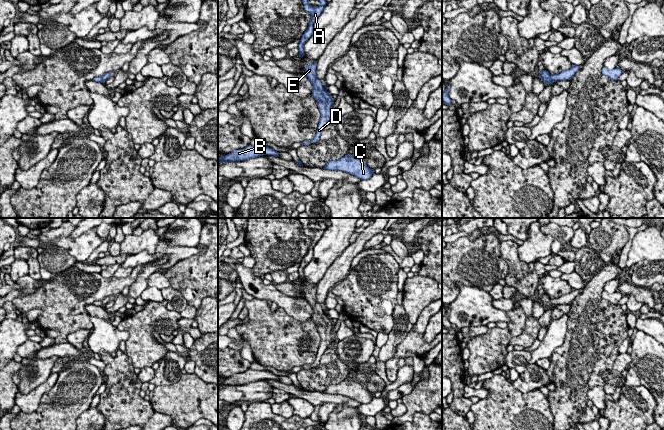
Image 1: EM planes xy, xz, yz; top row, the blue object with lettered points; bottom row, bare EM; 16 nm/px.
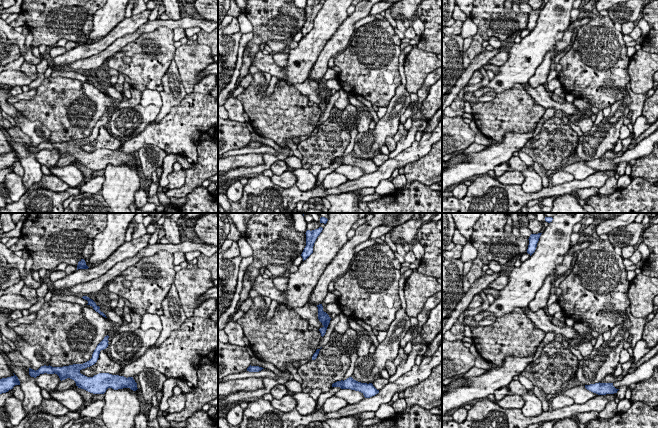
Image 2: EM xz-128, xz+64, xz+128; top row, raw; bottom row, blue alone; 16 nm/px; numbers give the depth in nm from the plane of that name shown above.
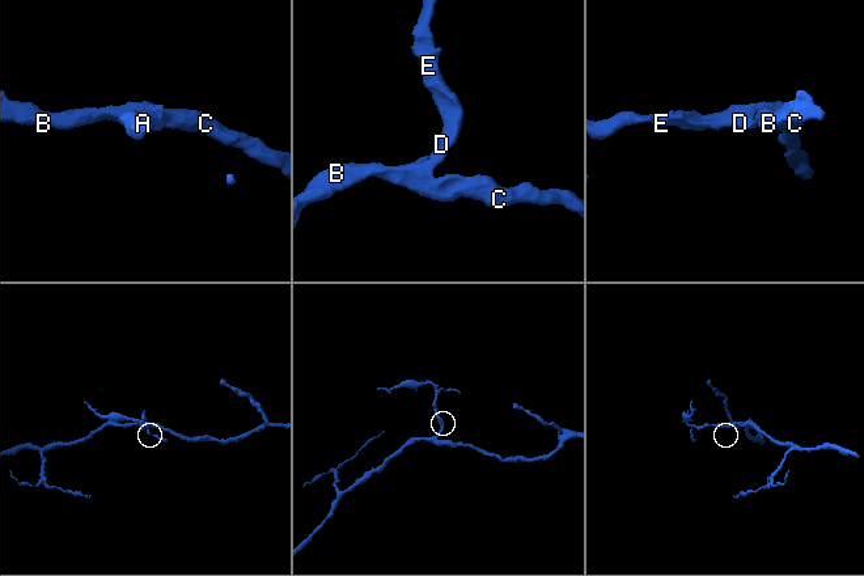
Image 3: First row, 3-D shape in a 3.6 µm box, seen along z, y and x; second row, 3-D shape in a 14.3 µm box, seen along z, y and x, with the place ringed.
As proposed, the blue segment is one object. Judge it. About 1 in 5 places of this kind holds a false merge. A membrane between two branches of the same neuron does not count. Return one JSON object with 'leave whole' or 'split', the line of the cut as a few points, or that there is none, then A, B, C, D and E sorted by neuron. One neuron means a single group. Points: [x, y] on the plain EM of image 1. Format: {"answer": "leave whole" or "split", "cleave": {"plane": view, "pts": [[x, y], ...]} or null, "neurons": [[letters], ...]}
{"answer": "leave whole", "cleave": null, "neurons": [["A", "B", "C", "D", "E"]]}

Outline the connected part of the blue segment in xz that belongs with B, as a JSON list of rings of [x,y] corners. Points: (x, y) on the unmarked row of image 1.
[[[249,369],[243,373],[235,374],[232,377],[219,382],[218,386],[220,387],[240,386],[257,382],[263,379],[273,379],[275,381],[279,381],[279,376],[267,370]]]

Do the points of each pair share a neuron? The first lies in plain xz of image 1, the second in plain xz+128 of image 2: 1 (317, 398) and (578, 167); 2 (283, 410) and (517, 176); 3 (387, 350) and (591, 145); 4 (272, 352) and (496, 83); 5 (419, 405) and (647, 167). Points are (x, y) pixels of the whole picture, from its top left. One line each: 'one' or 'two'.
1: one
2: one
3: one
4: two
5: one

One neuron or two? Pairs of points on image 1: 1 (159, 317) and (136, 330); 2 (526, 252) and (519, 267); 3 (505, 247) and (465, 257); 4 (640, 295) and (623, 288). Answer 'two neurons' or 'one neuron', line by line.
1: one neuron
2: two neurons
3: two neurons
4: one neuron

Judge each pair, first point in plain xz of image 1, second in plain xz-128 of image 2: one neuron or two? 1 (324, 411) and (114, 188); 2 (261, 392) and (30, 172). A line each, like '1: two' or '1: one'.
1: two
2: two

